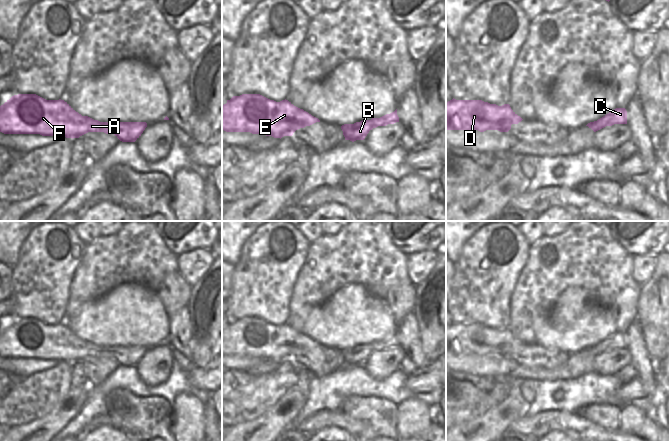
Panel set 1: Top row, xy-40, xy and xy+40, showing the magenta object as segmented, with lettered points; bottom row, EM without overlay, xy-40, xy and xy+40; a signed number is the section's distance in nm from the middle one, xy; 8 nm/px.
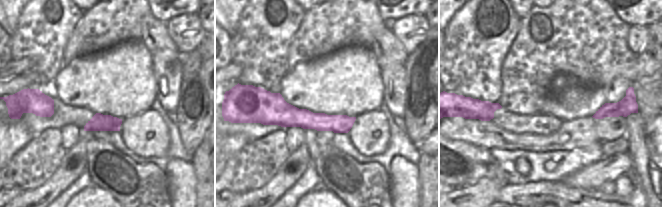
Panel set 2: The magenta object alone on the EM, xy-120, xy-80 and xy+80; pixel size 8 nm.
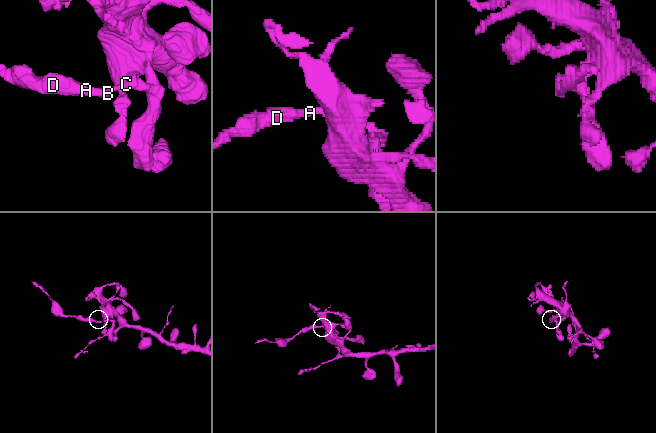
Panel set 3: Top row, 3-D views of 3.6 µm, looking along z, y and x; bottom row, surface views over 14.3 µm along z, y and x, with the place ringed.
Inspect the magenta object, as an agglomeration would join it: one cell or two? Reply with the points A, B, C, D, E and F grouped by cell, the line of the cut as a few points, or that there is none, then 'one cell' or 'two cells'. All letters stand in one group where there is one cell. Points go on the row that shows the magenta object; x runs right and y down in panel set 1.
A B D E F / C; cut in xy along (371, 119), (373, 127); two cells

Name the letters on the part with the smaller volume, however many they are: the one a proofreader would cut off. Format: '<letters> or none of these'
A, B, D, E, F.

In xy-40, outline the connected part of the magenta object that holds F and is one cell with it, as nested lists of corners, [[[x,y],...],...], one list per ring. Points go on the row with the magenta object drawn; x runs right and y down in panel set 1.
[[[36,94],[12,96],[0,106],[0,132],[79,138],[88,132],[114,134],[122,142],[135,142],[146,122],[100,122],[76,112],[64,100],[46,100]]]

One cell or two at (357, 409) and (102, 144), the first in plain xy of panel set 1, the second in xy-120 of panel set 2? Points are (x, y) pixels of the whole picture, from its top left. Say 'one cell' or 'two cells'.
one cell

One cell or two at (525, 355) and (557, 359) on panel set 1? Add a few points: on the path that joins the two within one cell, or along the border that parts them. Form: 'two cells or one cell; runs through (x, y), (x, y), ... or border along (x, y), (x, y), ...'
one cell; runs through (533, 355), (549, 358)

